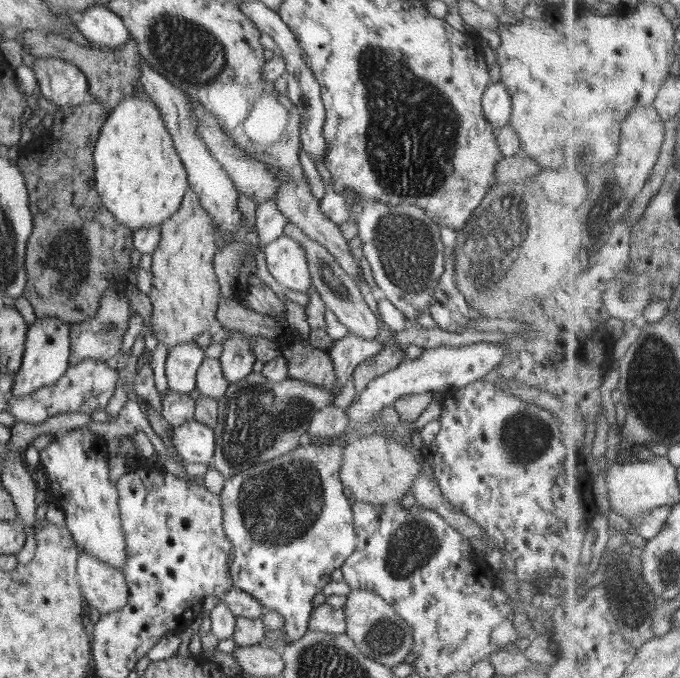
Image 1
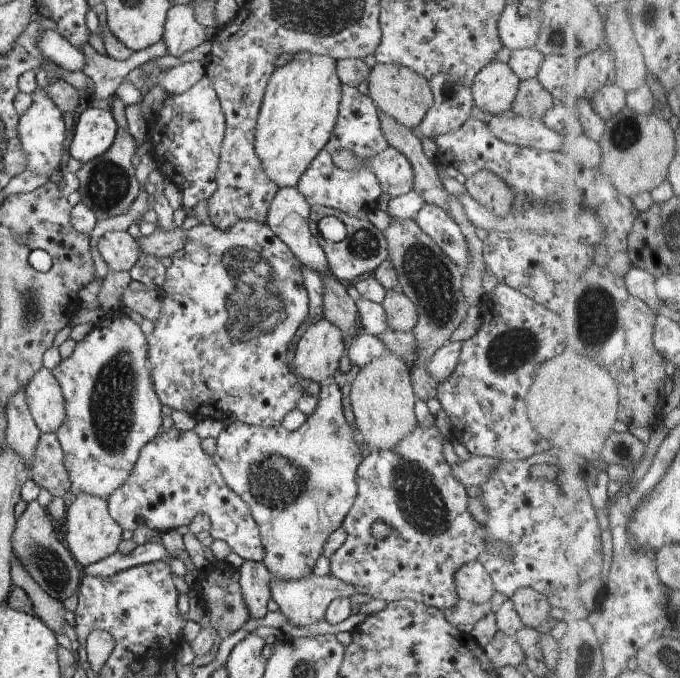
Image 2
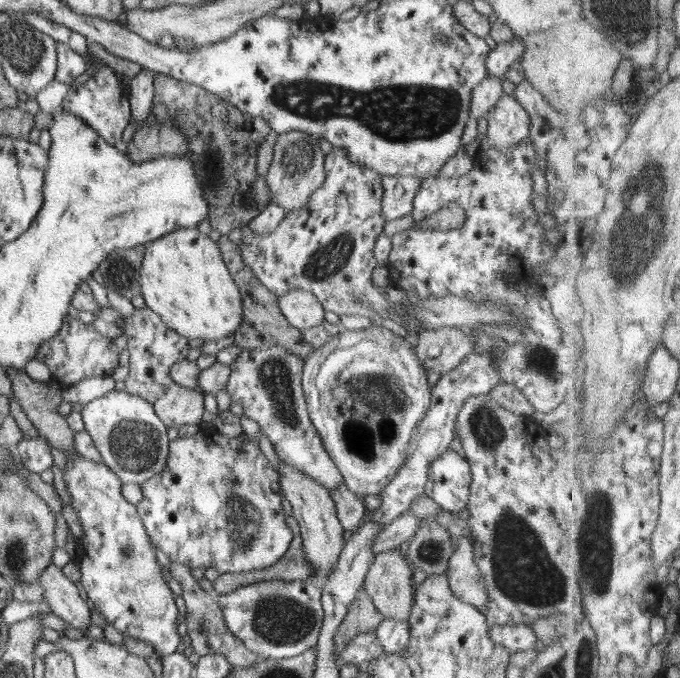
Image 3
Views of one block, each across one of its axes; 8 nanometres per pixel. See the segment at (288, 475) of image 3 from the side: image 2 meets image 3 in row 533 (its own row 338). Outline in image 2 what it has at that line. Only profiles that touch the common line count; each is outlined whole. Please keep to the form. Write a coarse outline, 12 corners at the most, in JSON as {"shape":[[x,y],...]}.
{"shape":[[323,316],[297,343],[291,371],[321,385],[334,378],[342,331]]}

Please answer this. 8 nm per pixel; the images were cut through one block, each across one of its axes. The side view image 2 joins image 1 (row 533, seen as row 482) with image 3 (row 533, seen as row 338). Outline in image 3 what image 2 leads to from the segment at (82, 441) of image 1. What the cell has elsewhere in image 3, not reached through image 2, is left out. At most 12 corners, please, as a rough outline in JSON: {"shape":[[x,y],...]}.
{"shape":[[66,456],[89,603],[157,660],[178,608],[108,466]]}

